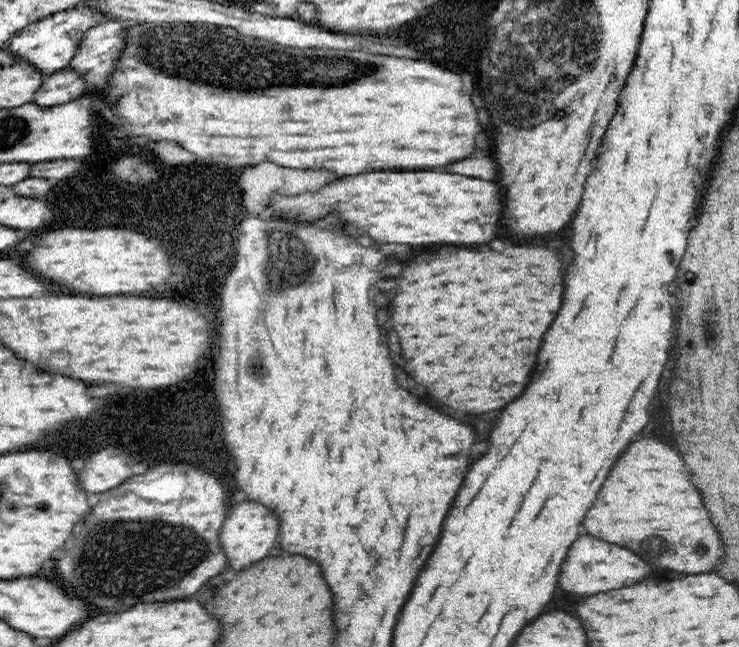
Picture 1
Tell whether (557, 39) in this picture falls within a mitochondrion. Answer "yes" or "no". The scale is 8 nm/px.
yes

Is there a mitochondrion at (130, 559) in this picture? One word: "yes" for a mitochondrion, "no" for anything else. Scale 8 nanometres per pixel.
yes

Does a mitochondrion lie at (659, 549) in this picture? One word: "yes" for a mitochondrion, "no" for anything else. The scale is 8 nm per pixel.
yes

